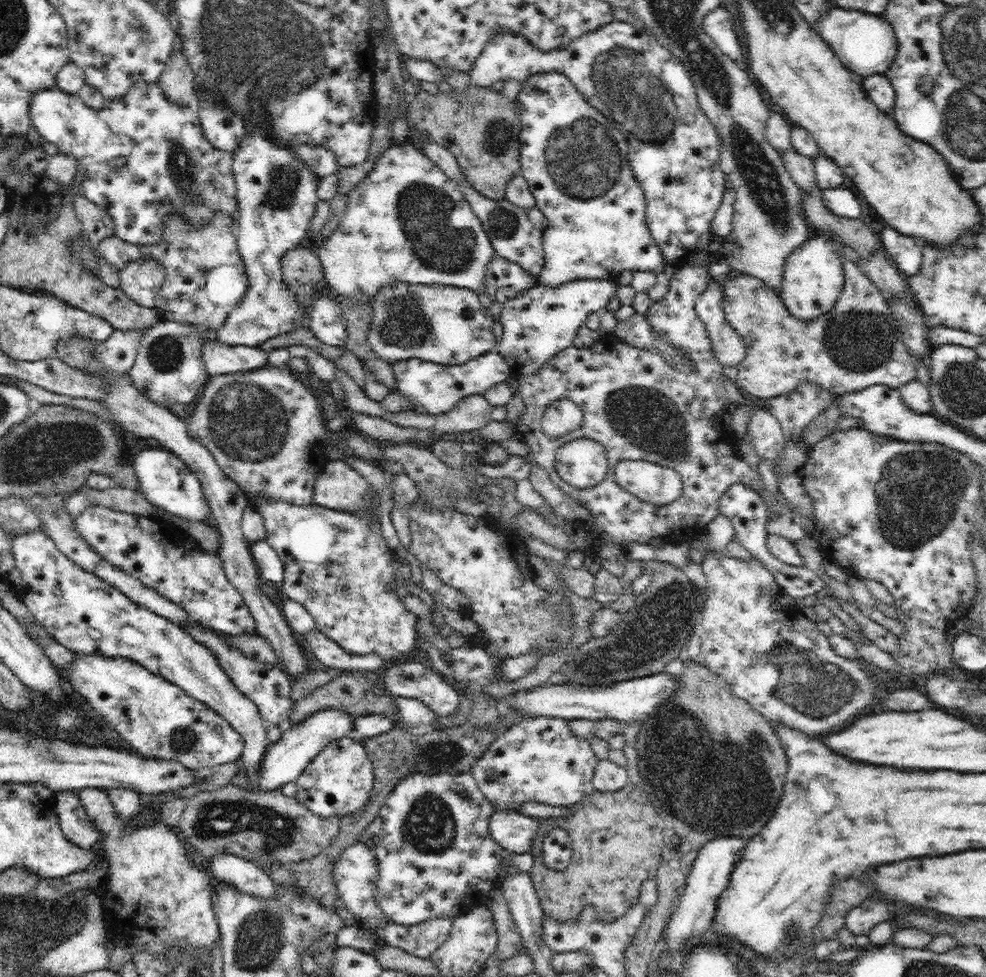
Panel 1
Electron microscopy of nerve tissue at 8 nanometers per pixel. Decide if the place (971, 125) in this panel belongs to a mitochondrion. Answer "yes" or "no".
yes

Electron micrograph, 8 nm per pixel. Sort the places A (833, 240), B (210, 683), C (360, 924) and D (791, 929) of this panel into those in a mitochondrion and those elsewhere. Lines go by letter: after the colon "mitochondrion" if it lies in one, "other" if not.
A: other
B: other
C: other
D: mitochondrion

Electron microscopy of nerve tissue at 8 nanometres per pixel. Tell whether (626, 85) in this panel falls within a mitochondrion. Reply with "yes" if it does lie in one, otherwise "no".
yes

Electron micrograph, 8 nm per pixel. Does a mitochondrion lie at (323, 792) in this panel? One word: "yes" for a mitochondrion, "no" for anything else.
no

